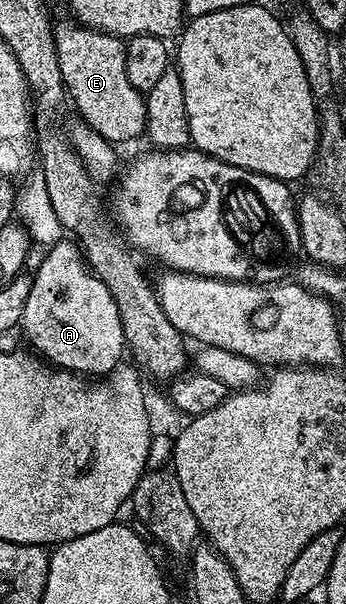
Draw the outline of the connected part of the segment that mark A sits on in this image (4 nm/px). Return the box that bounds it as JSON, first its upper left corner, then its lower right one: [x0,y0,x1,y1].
[21,239,125,375]

